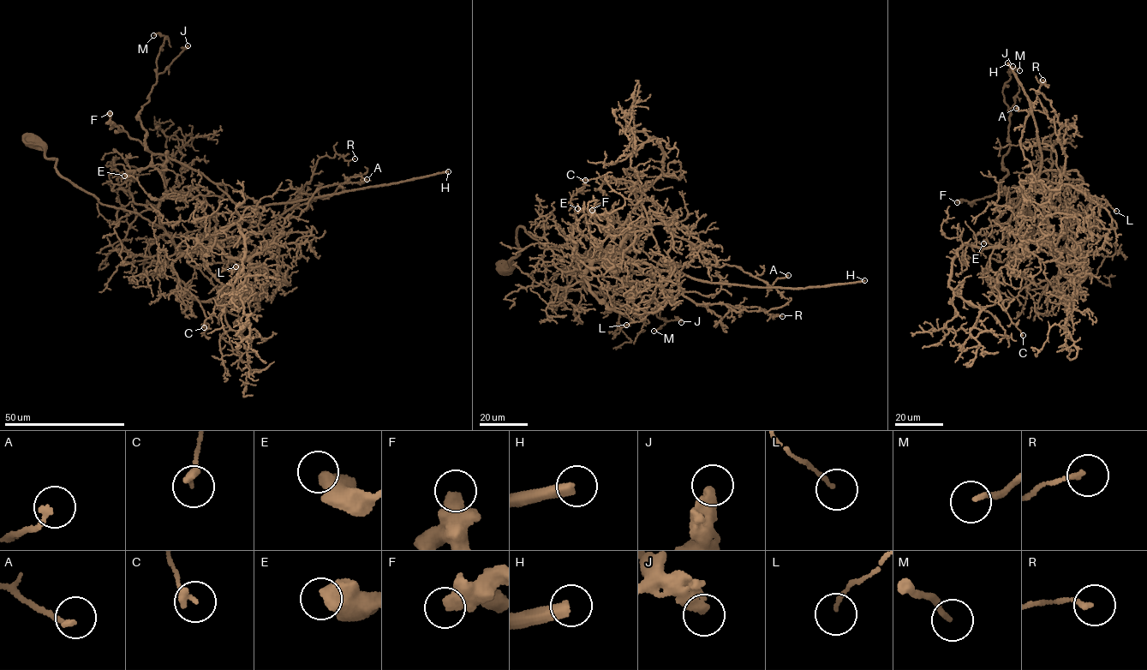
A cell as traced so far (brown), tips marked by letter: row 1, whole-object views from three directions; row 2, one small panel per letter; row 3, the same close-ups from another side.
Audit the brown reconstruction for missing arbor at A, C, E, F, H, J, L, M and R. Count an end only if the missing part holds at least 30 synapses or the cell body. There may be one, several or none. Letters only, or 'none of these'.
H

